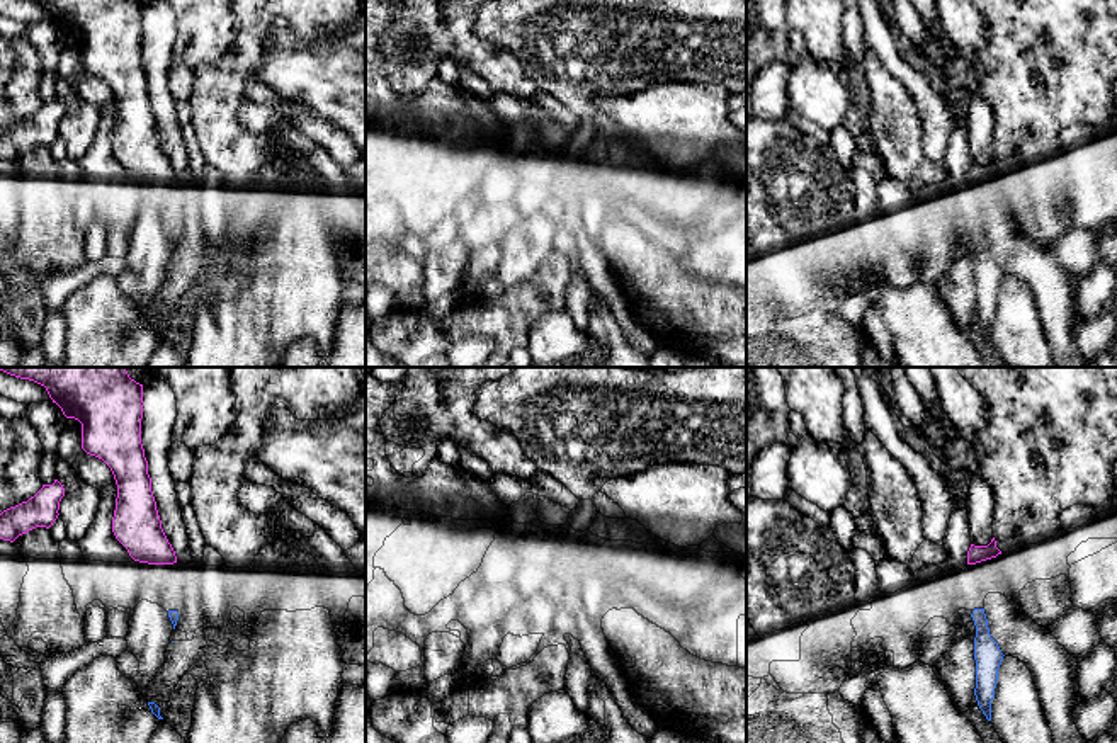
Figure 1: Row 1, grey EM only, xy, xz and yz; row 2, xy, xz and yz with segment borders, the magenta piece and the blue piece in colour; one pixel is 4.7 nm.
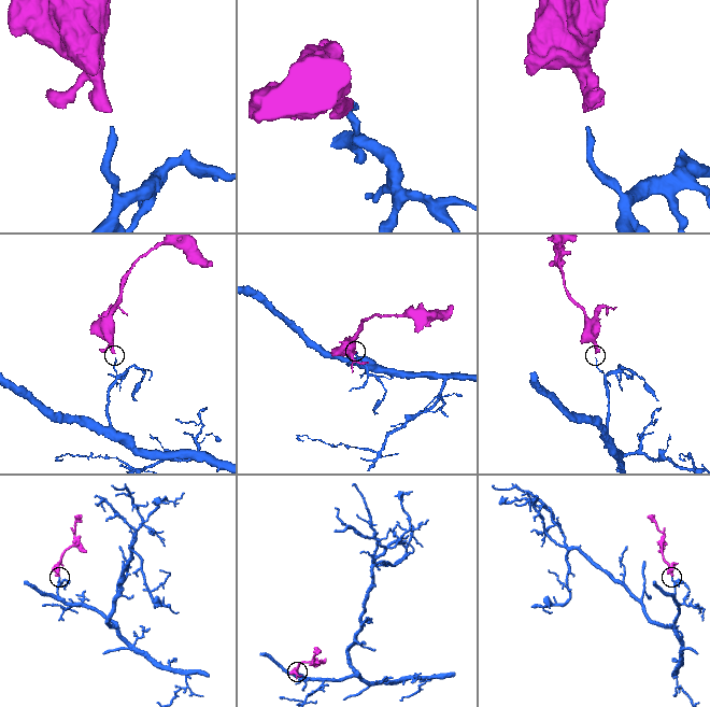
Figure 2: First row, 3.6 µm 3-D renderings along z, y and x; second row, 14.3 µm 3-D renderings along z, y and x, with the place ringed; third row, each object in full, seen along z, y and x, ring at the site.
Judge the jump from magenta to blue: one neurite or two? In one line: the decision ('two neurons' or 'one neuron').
two neurons

